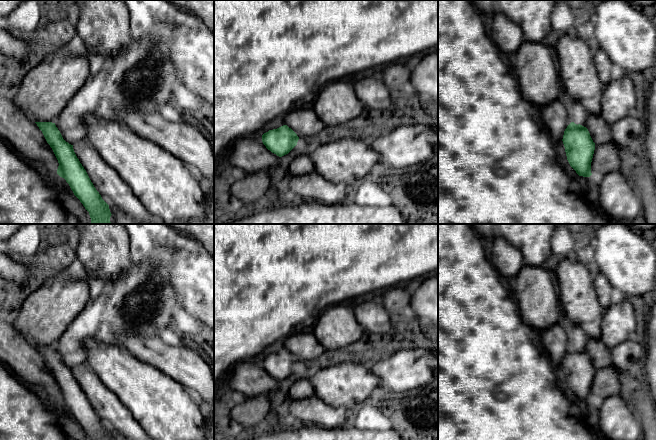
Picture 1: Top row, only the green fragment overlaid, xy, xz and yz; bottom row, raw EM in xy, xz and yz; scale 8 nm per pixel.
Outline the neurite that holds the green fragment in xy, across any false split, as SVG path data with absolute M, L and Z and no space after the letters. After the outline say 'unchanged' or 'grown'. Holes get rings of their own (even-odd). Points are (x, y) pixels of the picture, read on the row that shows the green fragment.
M35 122L52 148L59 166L57 174L69 184L74 195L89 212L92 224L111 224L109 205L102 199L77 158L73 145L66 142L55 123Z; unchanged

